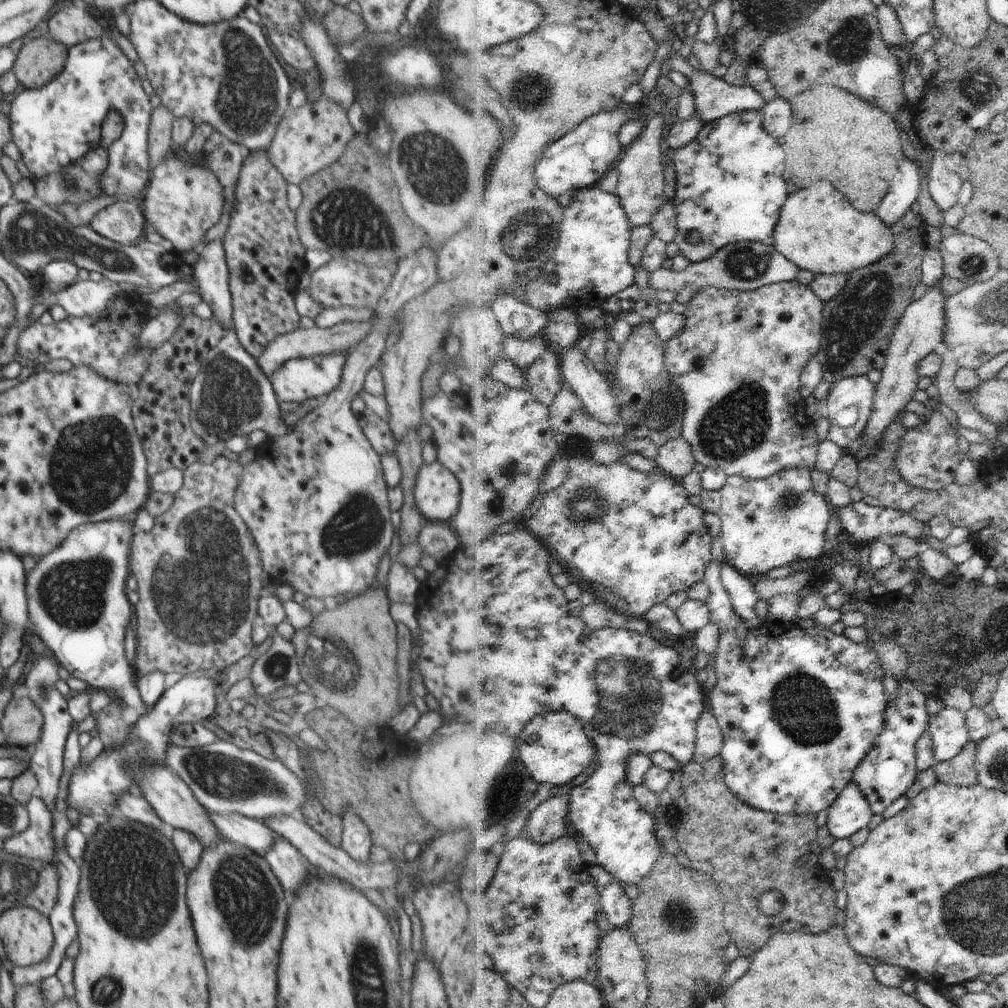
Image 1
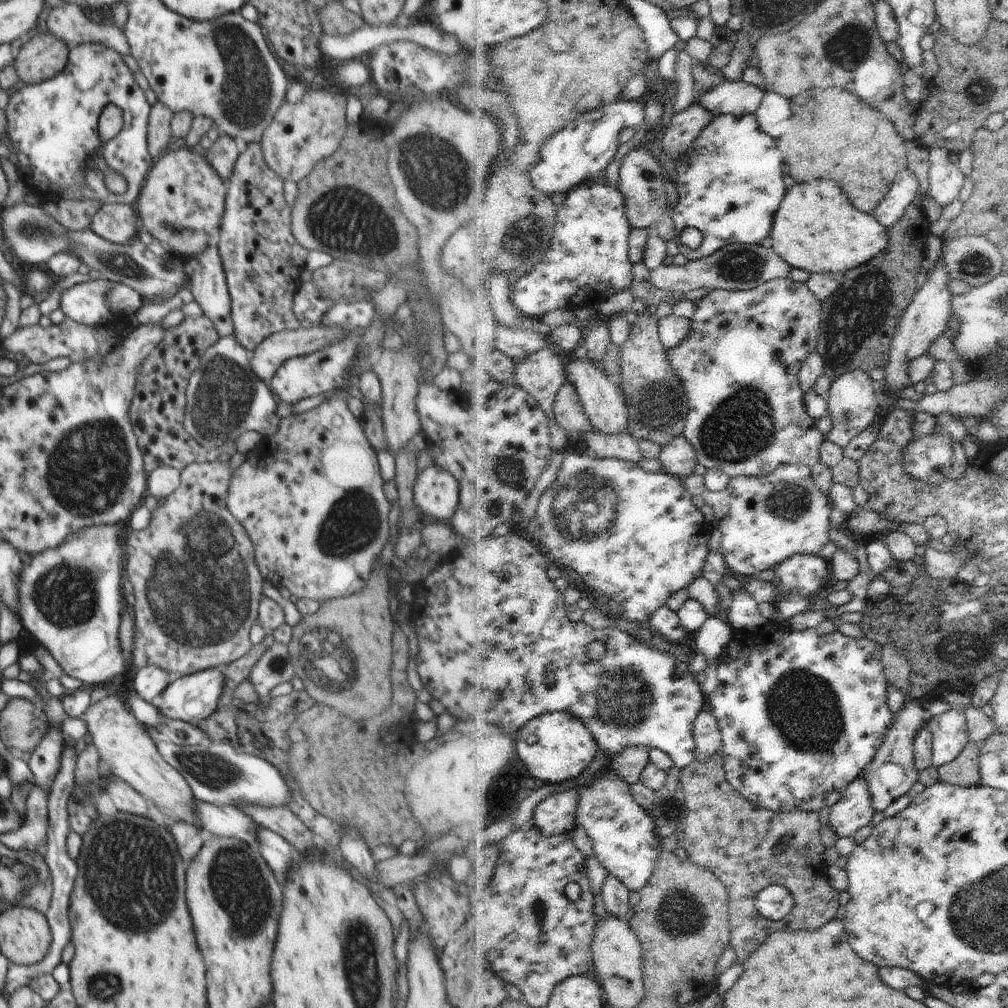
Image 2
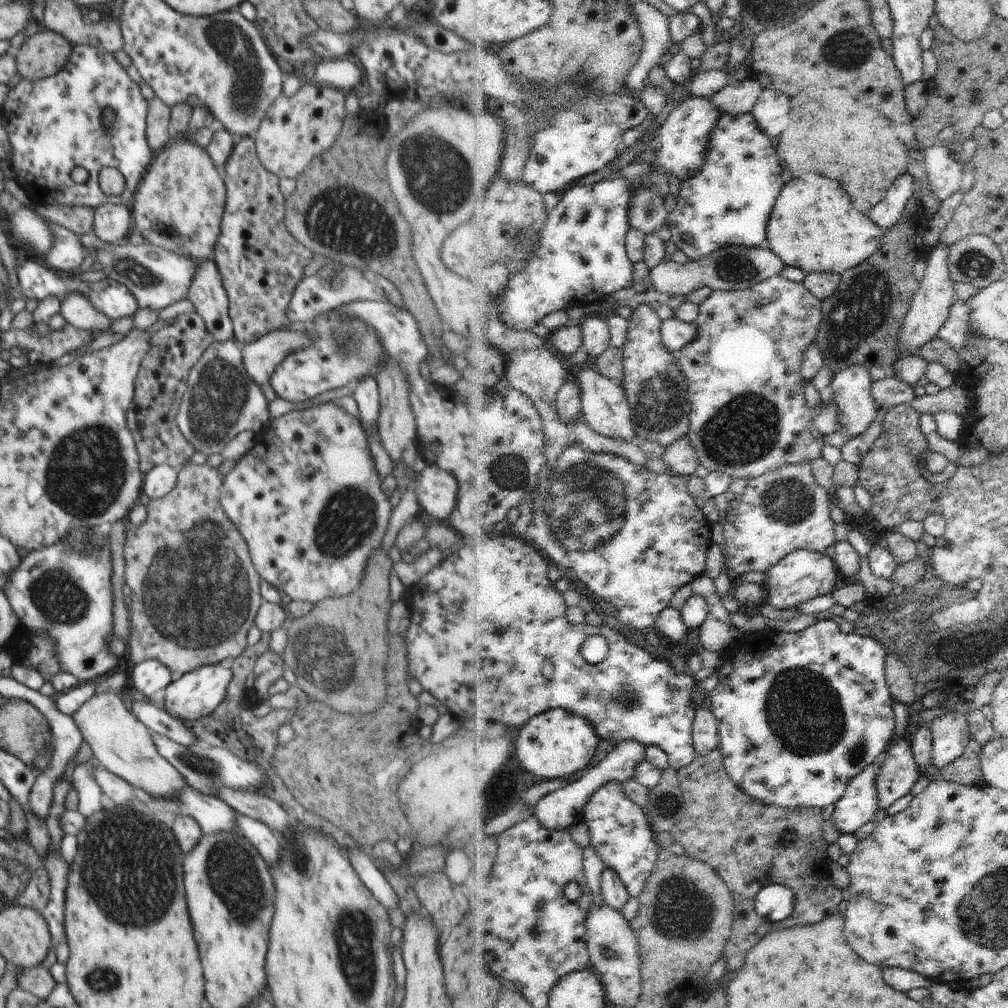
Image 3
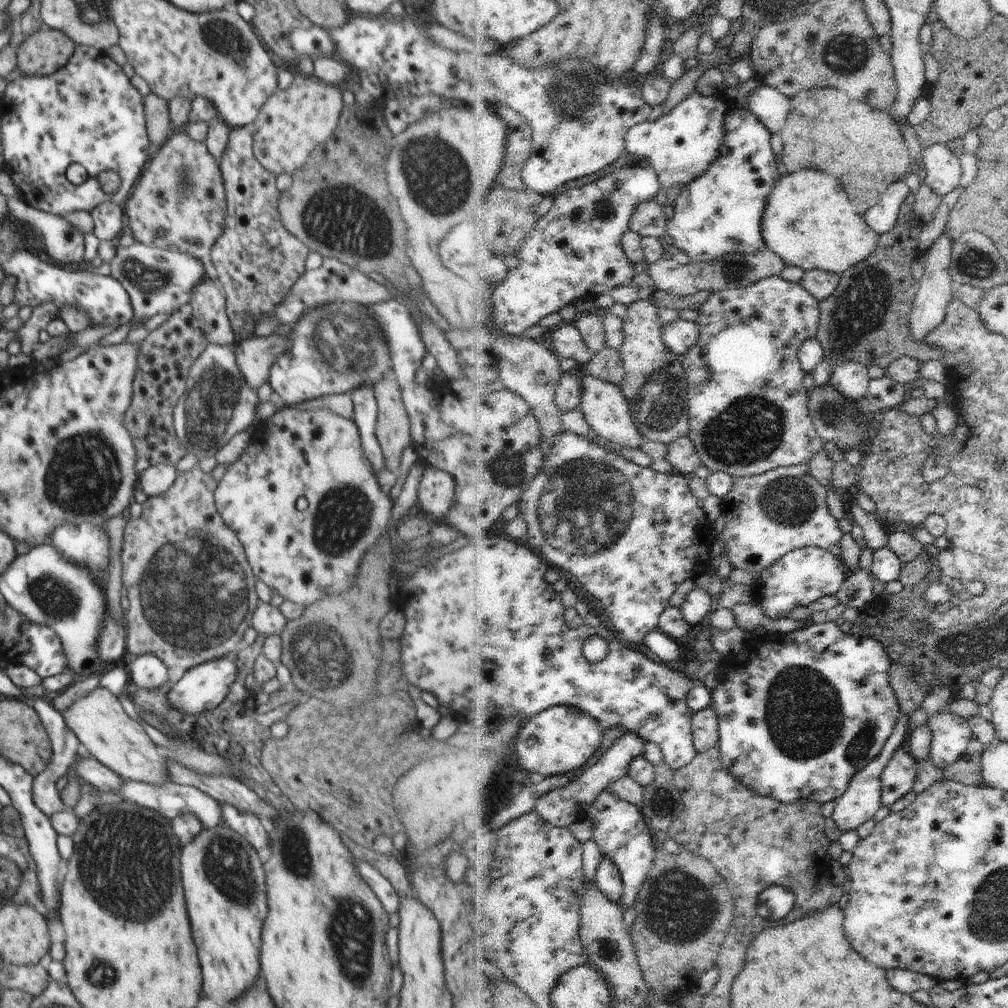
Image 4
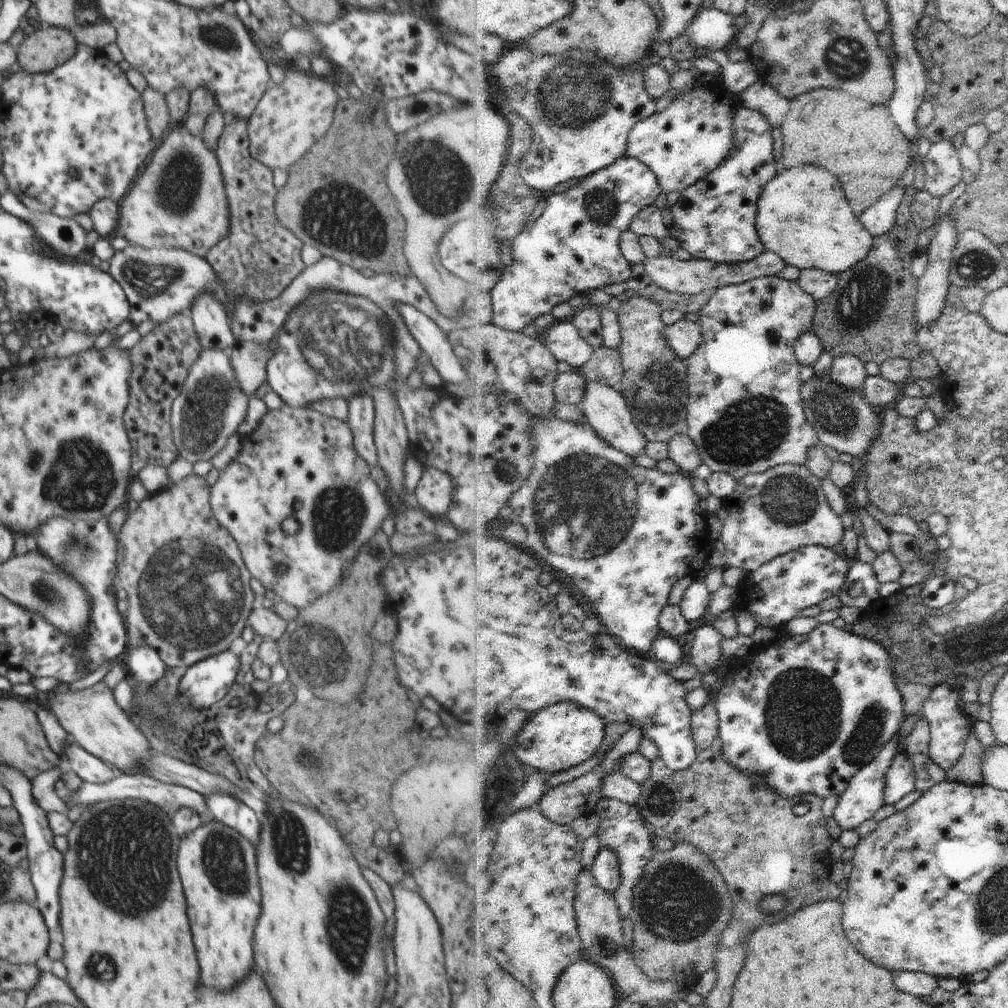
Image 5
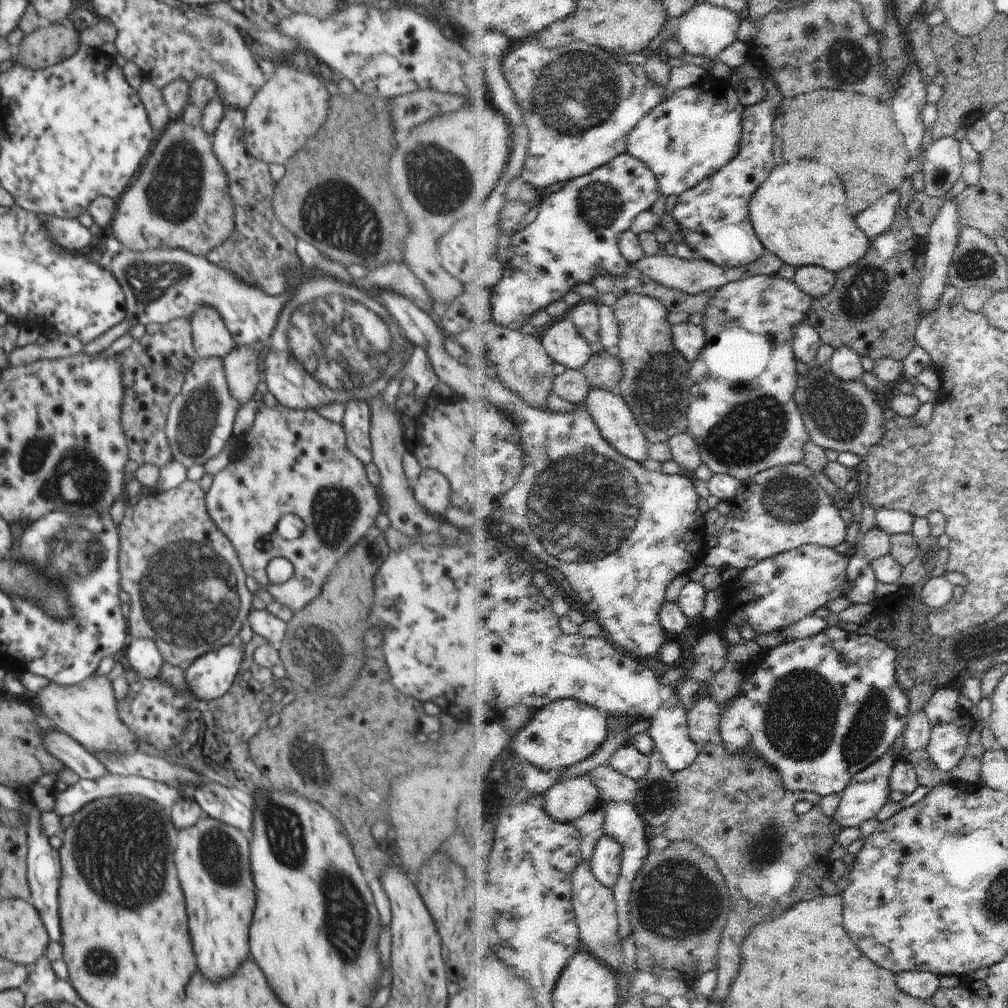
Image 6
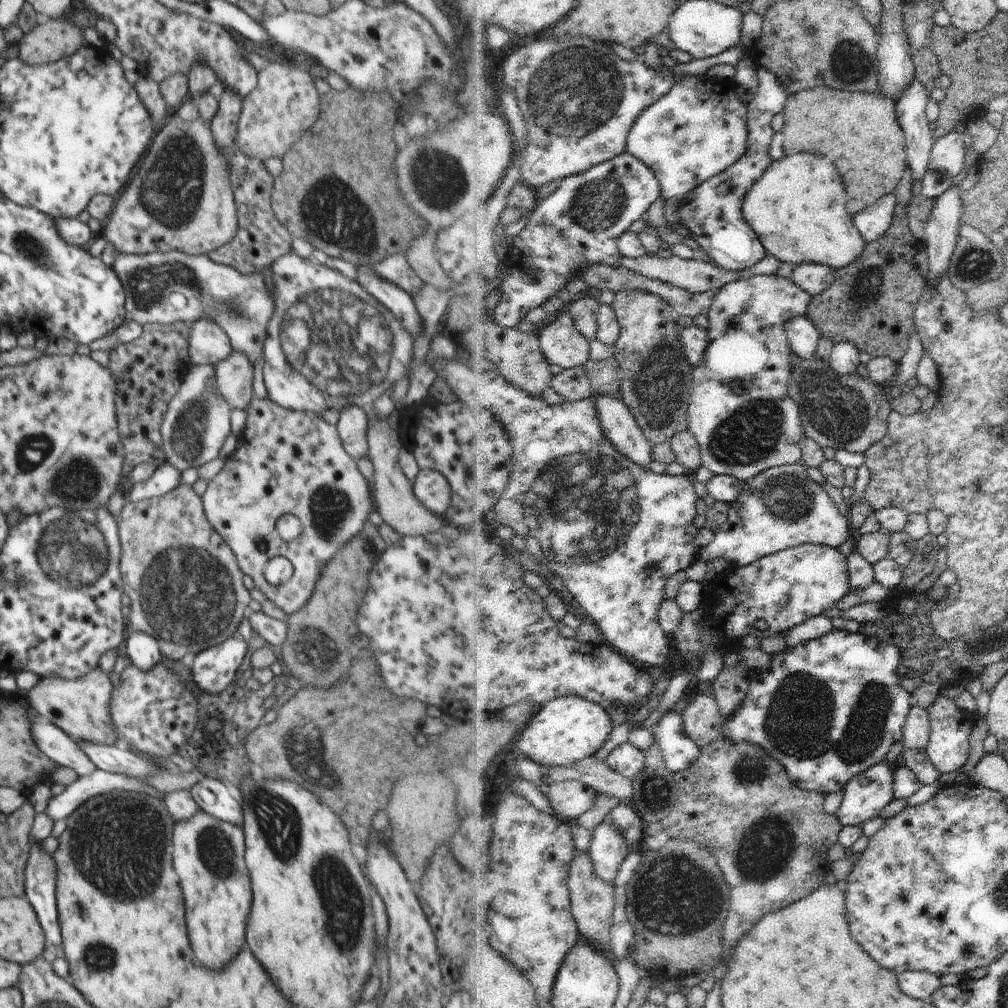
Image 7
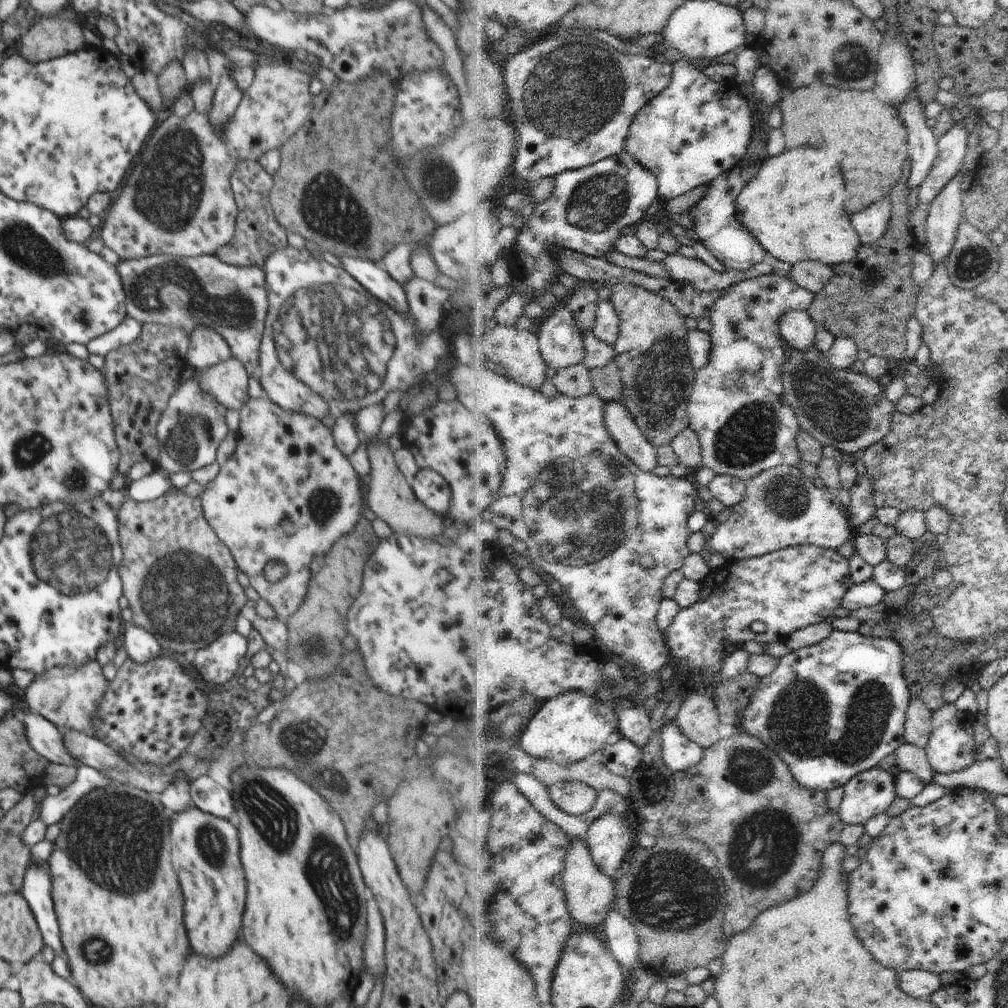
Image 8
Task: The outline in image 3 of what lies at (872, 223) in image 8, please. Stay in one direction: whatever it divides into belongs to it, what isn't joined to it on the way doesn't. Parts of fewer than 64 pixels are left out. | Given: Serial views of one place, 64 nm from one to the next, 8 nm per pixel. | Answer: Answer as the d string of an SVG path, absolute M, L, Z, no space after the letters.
M909 172L902 174L894 182L886 198L869 212L872 220L876 224L880 224L886 231L894 228L904 218L904 212L906 212L910 199L917 195L917 193L914 193L917 188L914 184L915 181L916 179Z

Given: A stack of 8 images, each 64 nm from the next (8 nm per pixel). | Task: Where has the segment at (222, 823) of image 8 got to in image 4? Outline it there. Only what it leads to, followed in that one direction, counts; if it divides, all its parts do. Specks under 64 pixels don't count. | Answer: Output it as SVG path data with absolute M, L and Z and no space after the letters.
M225 824L203 828L190 844L181 847L182 884L202 966L202 988L218 1004L228 1004L248 990L260 970L260 928L266 916L263 861L263 855Z

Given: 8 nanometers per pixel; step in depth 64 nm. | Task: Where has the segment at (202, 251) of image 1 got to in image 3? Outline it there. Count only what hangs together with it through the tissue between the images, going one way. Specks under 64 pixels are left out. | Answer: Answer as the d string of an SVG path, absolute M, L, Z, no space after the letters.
M214 256L197 262L197 267L187 298L194 304L196 313L206 322L206 328L214 336L214 341L232 340L235 336L229 316L228 294Z

